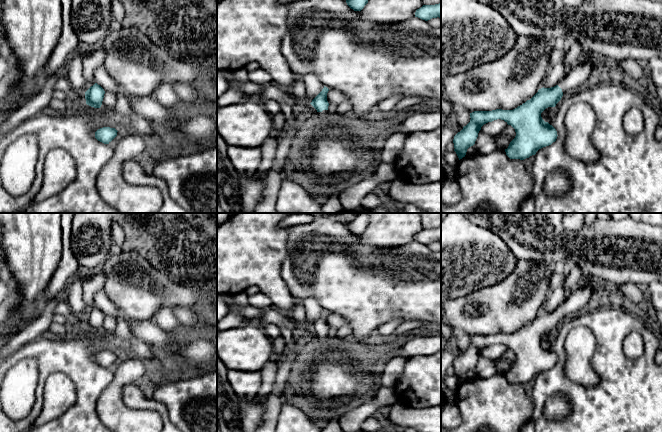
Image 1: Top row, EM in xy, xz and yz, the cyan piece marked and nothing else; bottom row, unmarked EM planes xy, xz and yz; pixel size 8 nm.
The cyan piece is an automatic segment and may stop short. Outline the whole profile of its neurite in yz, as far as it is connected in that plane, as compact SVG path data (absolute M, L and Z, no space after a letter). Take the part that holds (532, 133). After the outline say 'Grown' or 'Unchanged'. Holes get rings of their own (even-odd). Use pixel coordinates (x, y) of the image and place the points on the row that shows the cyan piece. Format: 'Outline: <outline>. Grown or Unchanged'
Outline: M590 62L574 67L556 86L539 89L530 100L513 110L496 109L470 113L470 122L453 139L454 151L459 160L475 144L481 127L497 119L504 120L516 132L515 138L505 149L510 159L524 160L535 155L539 149L551 145L557 139L557 131L542 119L541 113L548 107L555 107L563 96L585 87L595 70L596 64Z. Grown

